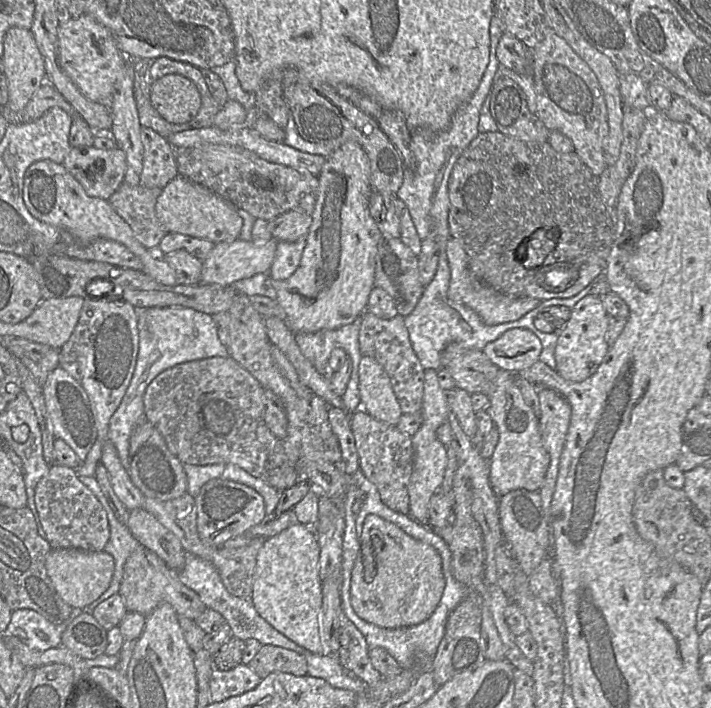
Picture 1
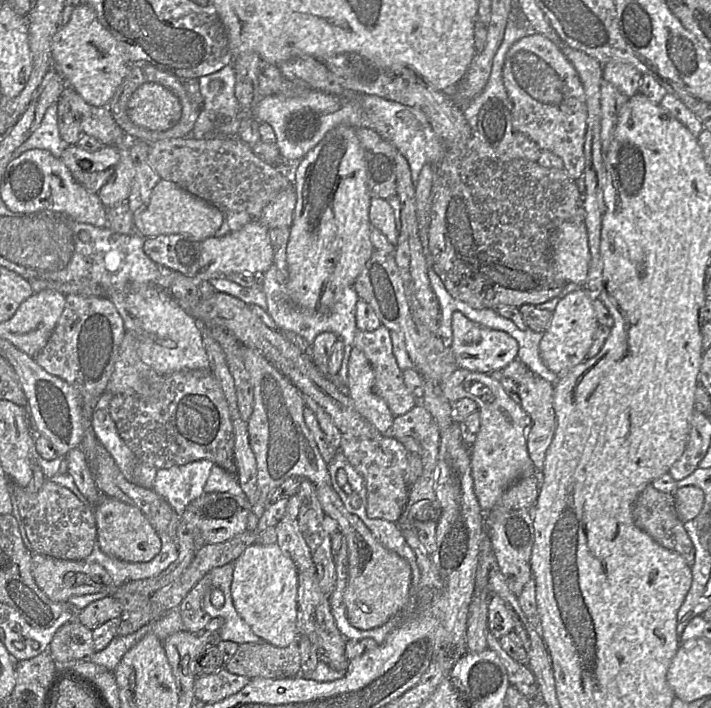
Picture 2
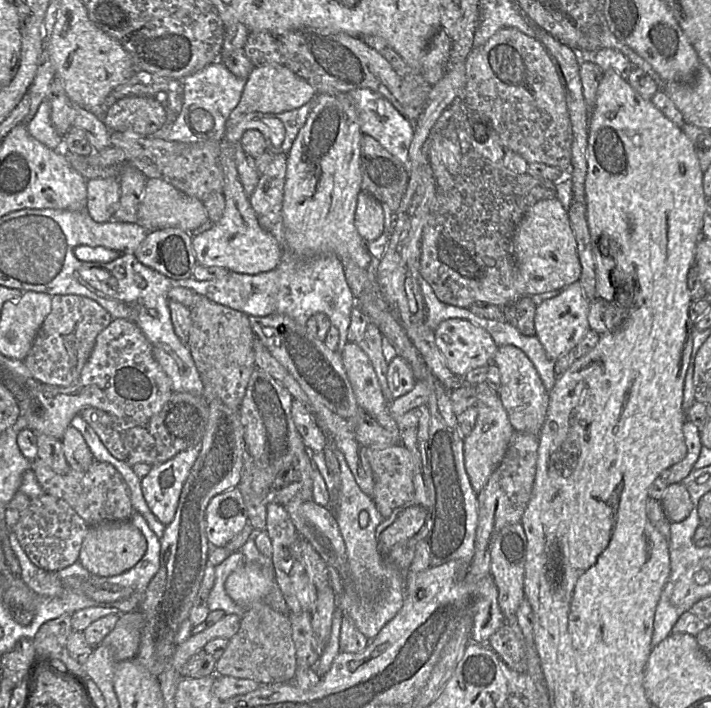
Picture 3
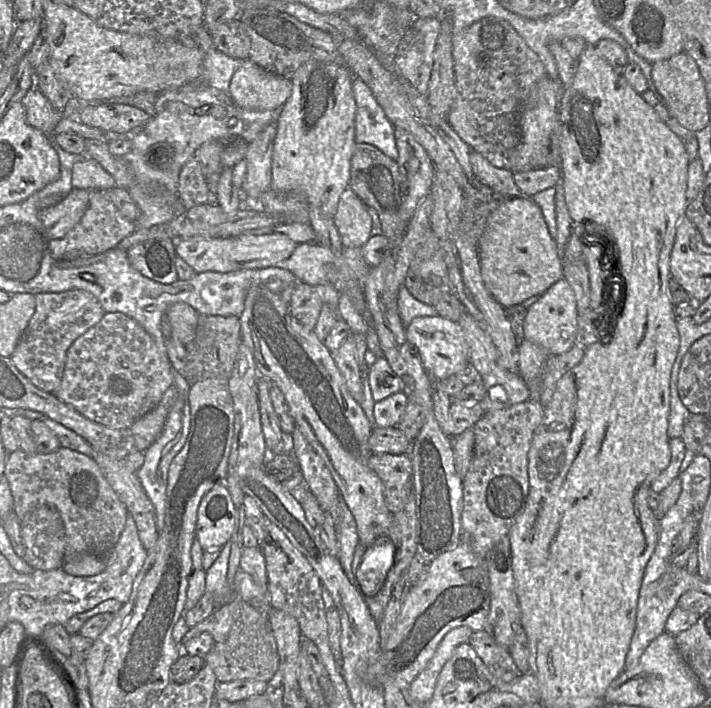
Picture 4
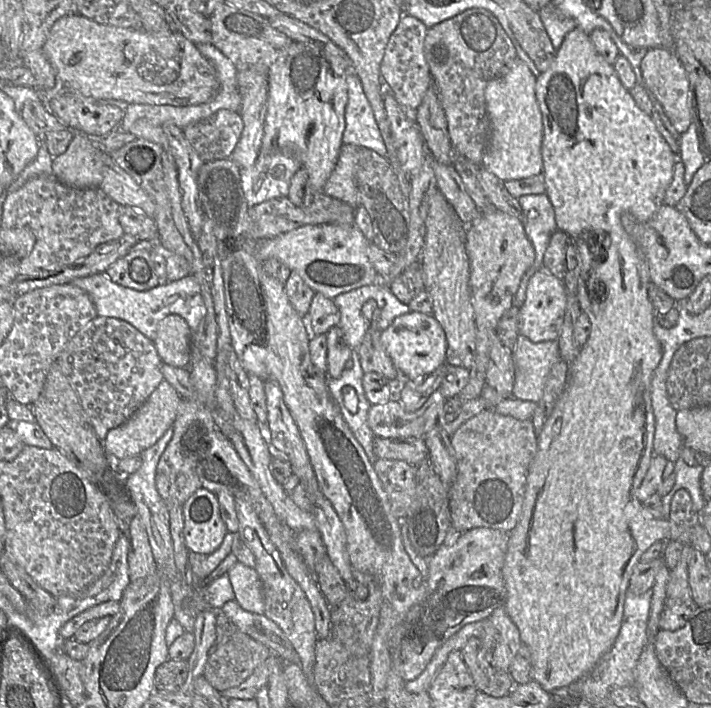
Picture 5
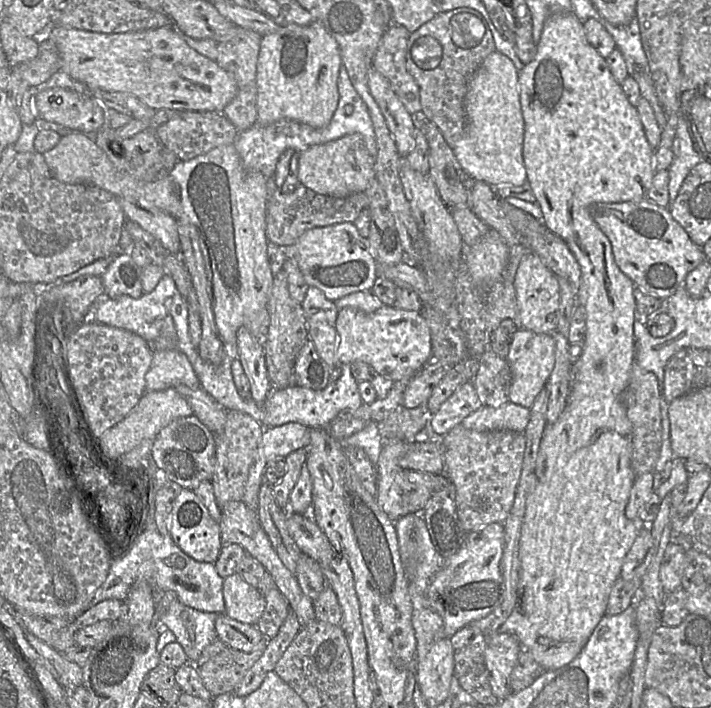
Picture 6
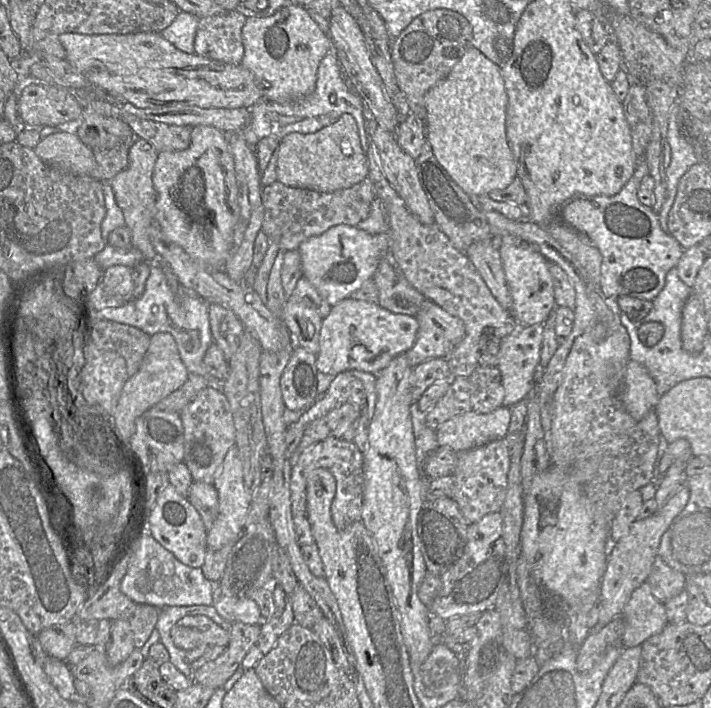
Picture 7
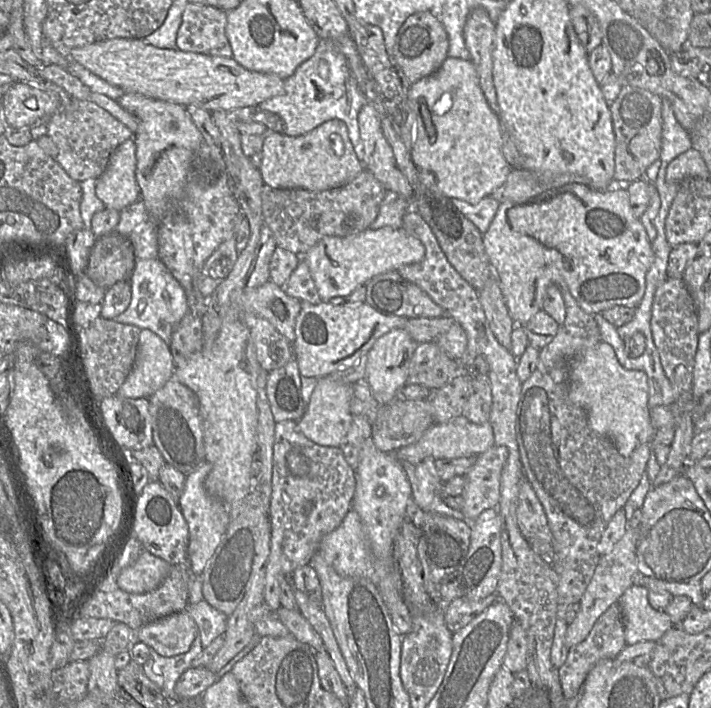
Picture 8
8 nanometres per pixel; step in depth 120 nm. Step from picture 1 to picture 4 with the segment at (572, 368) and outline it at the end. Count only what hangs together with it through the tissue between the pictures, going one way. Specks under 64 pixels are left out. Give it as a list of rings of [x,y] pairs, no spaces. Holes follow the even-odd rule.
[[[560,279],[527,309],[523,323],[523,340],[538,344],[550,356],[561,355],[577,345],[577,329],[578,314],[574,291],[565,279]]]

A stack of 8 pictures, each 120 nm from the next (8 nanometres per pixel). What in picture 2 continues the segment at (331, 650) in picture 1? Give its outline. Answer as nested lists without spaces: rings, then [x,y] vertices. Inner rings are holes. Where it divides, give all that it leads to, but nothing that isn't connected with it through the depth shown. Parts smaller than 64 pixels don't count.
[[[255,543],[234,563],[230,592],[233,604],[252,631],[267,643],[284,648],[297,643],[299,575],[291,557],[277,544]]]

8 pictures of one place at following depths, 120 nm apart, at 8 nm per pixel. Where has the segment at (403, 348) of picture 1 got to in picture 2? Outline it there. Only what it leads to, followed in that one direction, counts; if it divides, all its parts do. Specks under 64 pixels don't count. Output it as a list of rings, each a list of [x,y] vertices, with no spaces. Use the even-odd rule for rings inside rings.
[[[380,326],[373,331],[357,330],[354,336],[354,346],[366,356],[375,372],[376,393],[387,403],[393,416],[402,415],[420,403],[420,399],[405,385],[402,369],[398,366],[392,351],[391,331]]]

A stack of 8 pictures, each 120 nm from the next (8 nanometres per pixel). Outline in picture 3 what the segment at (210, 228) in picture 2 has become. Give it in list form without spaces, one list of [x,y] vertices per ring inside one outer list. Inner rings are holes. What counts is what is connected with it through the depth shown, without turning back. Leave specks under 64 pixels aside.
[[[147,179],[137,211],[136,223],[138,225],[147,231],[177,228],[191,234],[207,221],[208,215],[202,201],[182,193],[162,179]]]

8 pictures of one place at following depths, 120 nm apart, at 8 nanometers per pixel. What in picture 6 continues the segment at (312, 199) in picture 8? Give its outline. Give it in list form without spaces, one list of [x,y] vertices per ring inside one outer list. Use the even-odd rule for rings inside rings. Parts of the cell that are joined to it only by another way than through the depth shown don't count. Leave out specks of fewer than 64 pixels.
[[[303,185],[287,193],[277,189],[273,191],[268,201],[266,235],[273,244],[288,247],[296,243],[308,229],[355,221],[360,212],[367,206],[368,198],[364,192],[336,198],[316,193]]]

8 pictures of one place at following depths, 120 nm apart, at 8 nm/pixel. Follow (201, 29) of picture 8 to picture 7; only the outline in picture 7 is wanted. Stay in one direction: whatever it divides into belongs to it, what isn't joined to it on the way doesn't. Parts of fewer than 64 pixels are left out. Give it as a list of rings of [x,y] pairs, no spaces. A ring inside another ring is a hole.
[[[235,10],[227,11],[221,15],[200,18],[194,39],[195,53],[227,64],[241,64],[244,56],[242,28],[246,18]]]

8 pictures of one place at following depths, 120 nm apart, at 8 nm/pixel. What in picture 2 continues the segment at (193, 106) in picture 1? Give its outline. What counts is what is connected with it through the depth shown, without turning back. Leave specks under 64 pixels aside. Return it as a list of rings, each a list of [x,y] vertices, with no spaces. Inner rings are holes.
[[[154,82],[142,84],[127,103],[127,115],[132,123],[152,131],[166,131],[180,120],[179,98],[168,88]]]

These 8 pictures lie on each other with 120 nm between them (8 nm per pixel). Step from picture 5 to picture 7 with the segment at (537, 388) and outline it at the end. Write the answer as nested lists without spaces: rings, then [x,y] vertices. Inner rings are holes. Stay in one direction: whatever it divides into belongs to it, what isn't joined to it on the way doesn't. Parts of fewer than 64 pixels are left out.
[[[518,324],[509,335],[501,339],[496,367],[501,373],[501,382],[504,388],[503,406],[510,407],[527,399],[536,383],[536,370],[540,365],[543,332],[542,324],[532,326]]]

